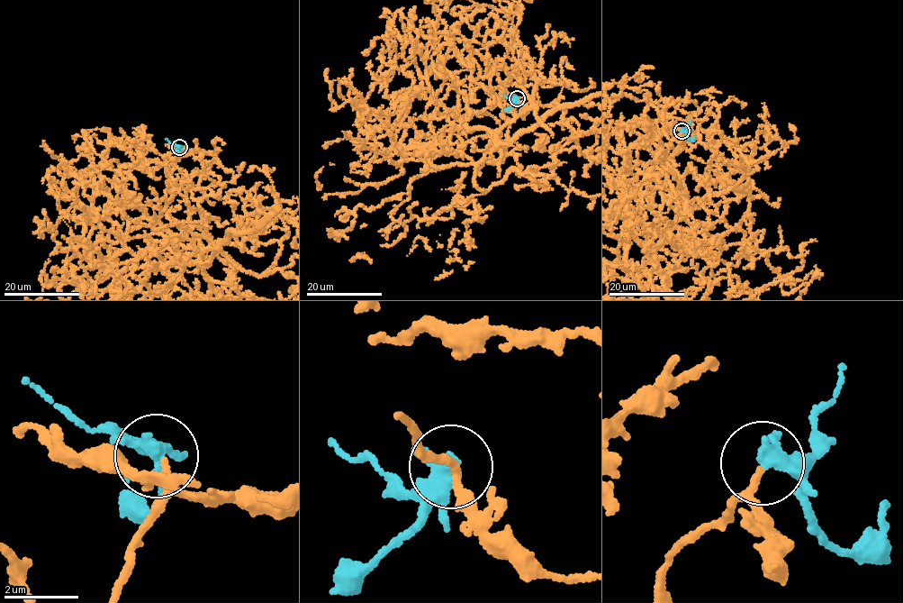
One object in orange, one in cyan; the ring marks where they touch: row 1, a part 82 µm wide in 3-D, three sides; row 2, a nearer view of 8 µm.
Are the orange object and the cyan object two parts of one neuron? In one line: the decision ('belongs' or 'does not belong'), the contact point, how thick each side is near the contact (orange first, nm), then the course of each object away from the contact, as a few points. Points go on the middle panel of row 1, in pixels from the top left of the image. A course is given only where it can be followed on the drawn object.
belongs; at (517, 98); 140 nm thick on the orange side, 340 nm on the other; cyan runs (518, 98), (506, 108)

